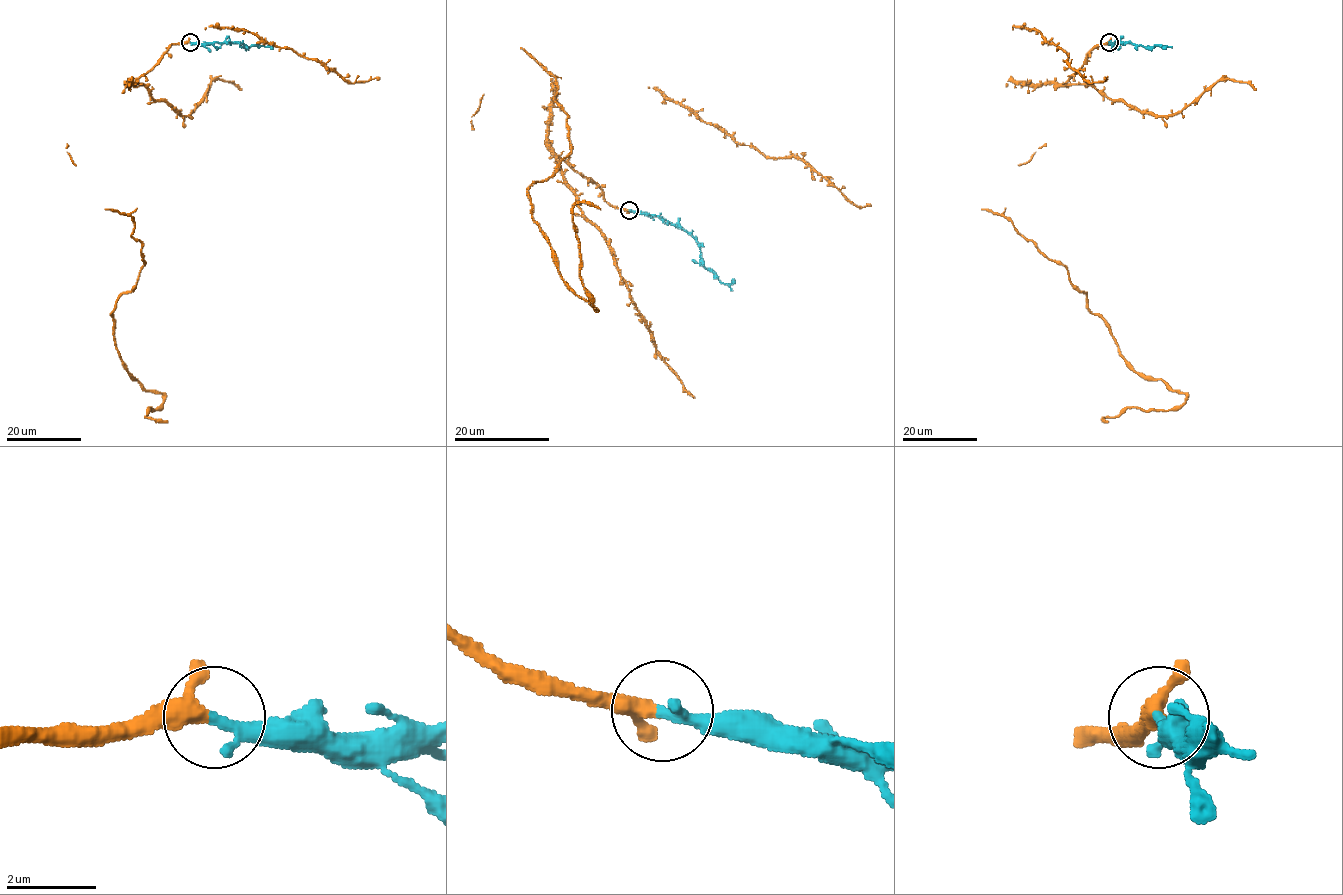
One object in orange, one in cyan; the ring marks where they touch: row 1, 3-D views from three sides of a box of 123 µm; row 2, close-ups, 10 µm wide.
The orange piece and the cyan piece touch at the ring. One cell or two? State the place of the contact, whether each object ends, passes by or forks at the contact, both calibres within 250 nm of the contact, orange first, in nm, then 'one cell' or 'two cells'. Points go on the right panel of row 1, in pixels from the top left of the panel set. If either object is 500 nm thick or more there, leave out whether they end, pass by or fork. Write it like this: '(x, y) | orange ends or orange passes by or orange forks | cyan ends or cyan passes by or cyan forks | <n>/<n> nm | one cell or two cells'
(1109, 42) | orange passes by | cyan ends | 320/300 nm | one cell

